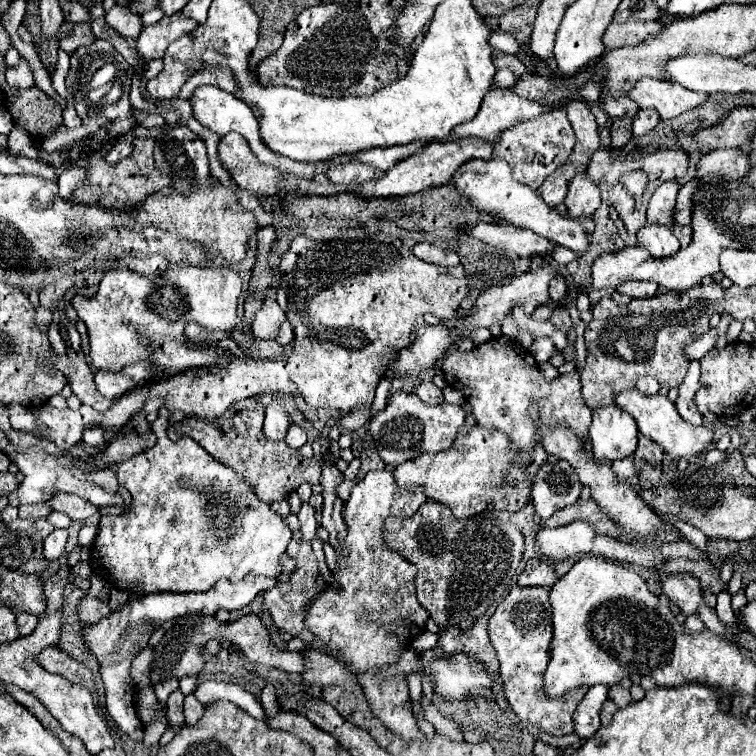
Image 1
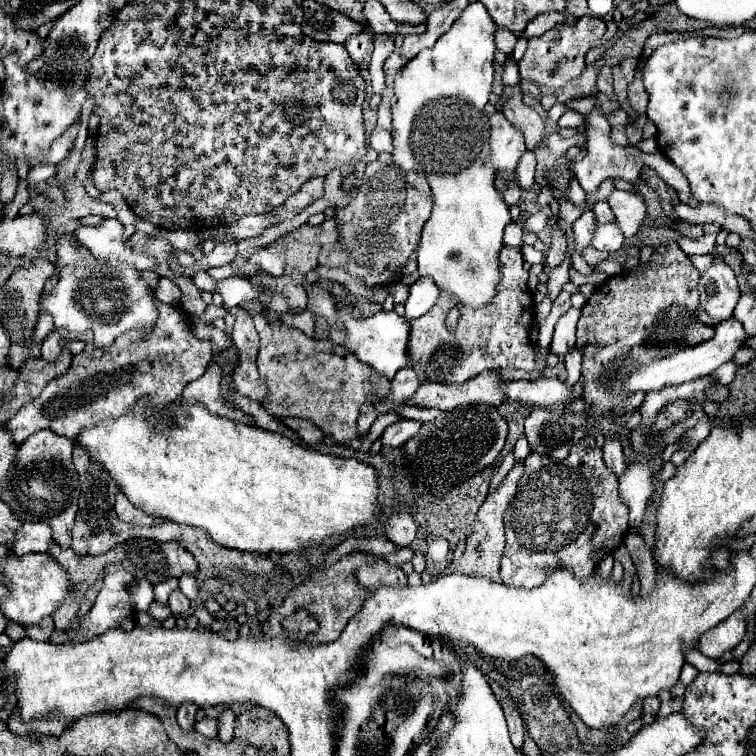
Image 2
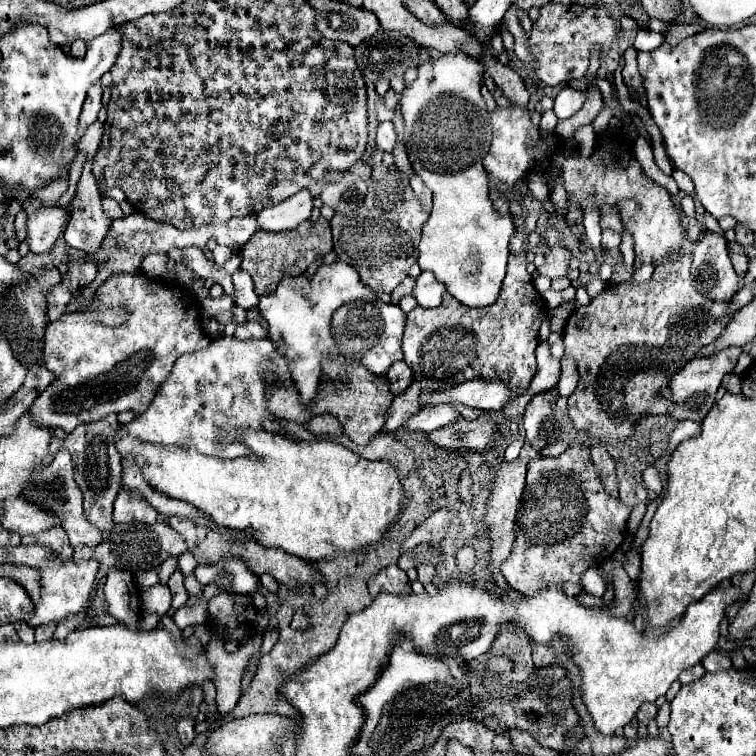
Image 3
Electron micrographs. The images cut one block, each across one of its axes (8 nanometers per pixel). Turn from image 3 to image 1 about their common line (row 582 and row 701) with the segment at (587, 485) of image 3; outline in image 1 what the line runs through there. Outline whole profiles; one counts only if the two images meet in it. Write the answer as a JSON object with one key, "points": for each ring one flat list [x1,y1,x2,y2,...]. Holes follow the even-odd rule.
{"points":[[514,586,510,594,498,604,496,612,488,622,490,642,498,652,500,676,504,682,504,694,512,710,520,720,538,726,554,736,566,736,574,732,572,714,586,696,588,688,576,688,556,700,542,692,542,672,548,666,548,644,552,638,552,608,548,604,548,588]]}

